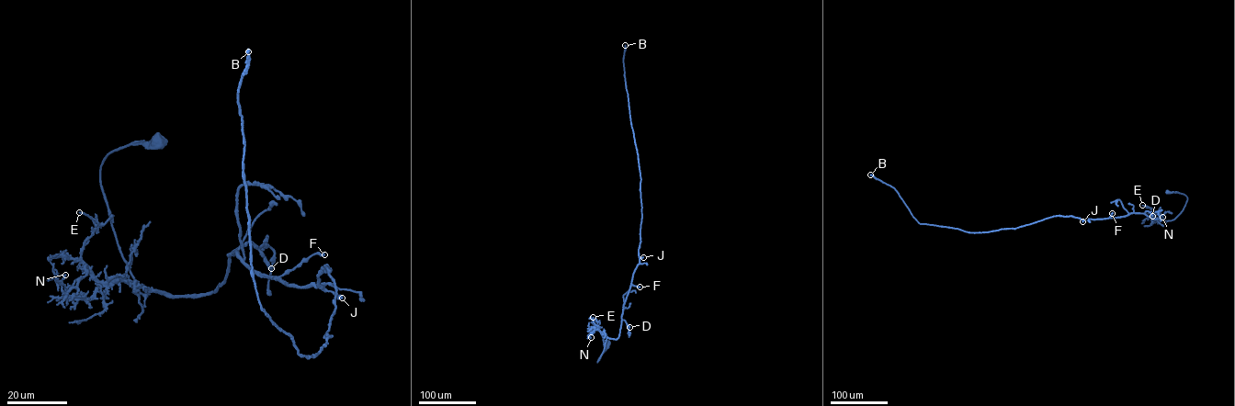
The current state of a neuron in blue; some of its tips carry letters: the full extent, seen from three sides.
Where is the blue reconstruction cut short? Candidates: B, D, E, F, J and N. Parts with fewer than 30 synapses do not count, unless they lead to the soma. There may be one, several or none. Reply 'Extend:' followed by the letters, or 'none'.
Extend: none

